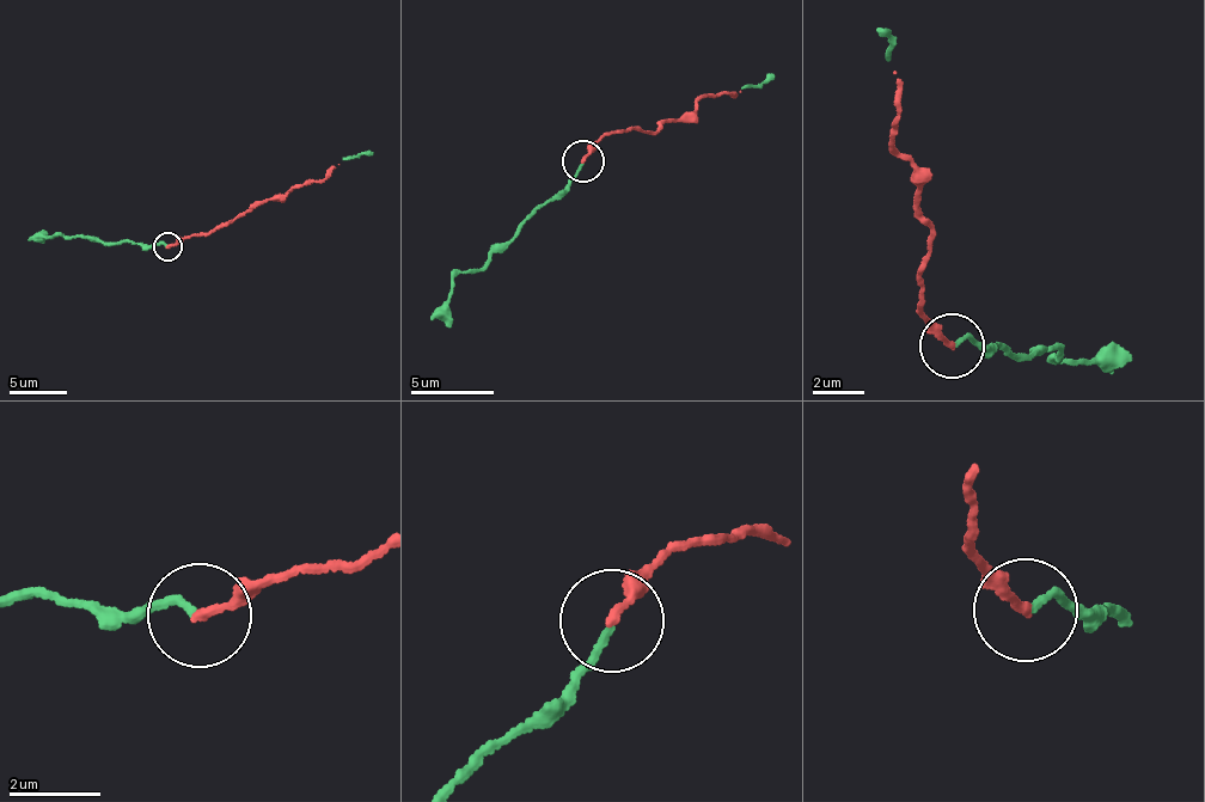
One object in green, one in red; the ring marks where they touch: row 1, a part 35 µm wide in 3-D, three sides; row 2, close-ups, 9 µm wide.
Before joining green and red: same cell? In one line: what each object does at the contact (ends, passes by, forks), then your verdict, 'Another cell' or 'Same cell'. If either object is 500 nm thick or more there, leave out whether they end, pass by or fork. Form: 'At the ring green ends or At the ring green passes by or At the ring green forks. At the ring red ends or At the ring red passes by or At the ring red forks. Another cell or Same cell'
At the ring green ends. At the ring red ends. Same cell

